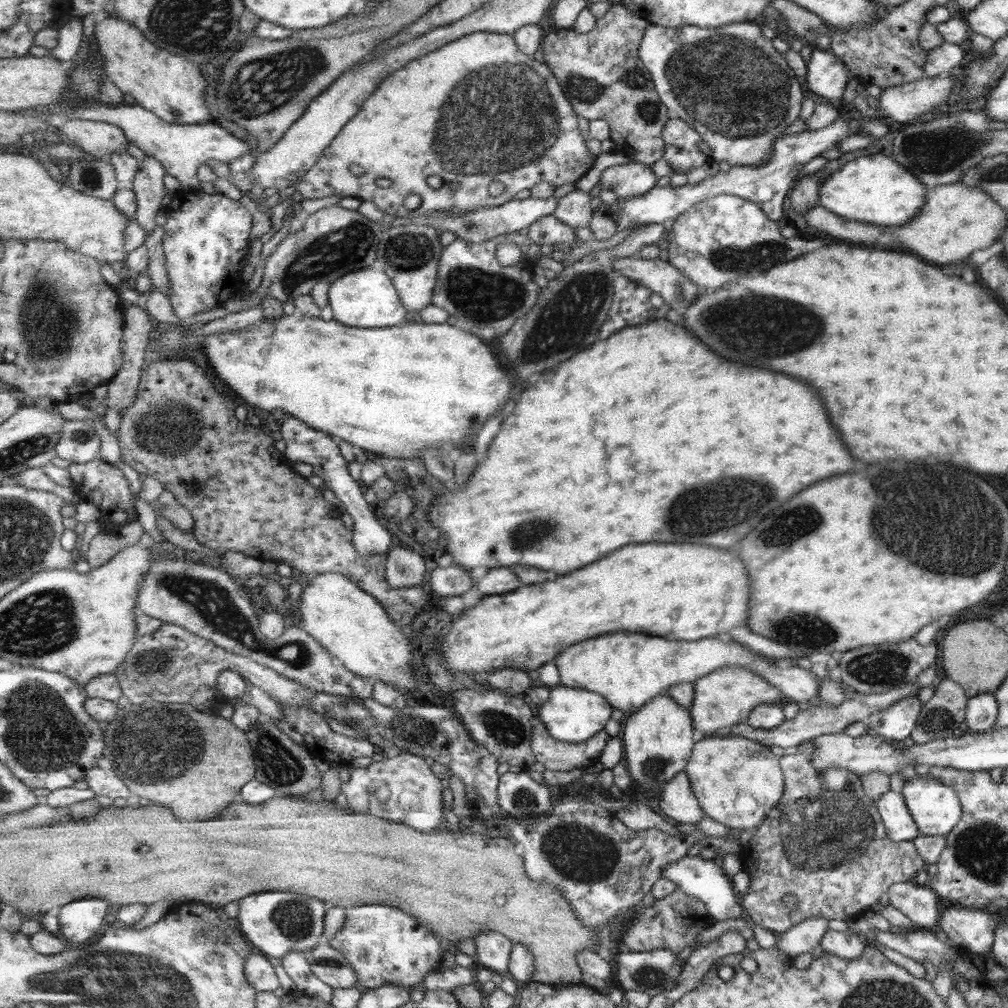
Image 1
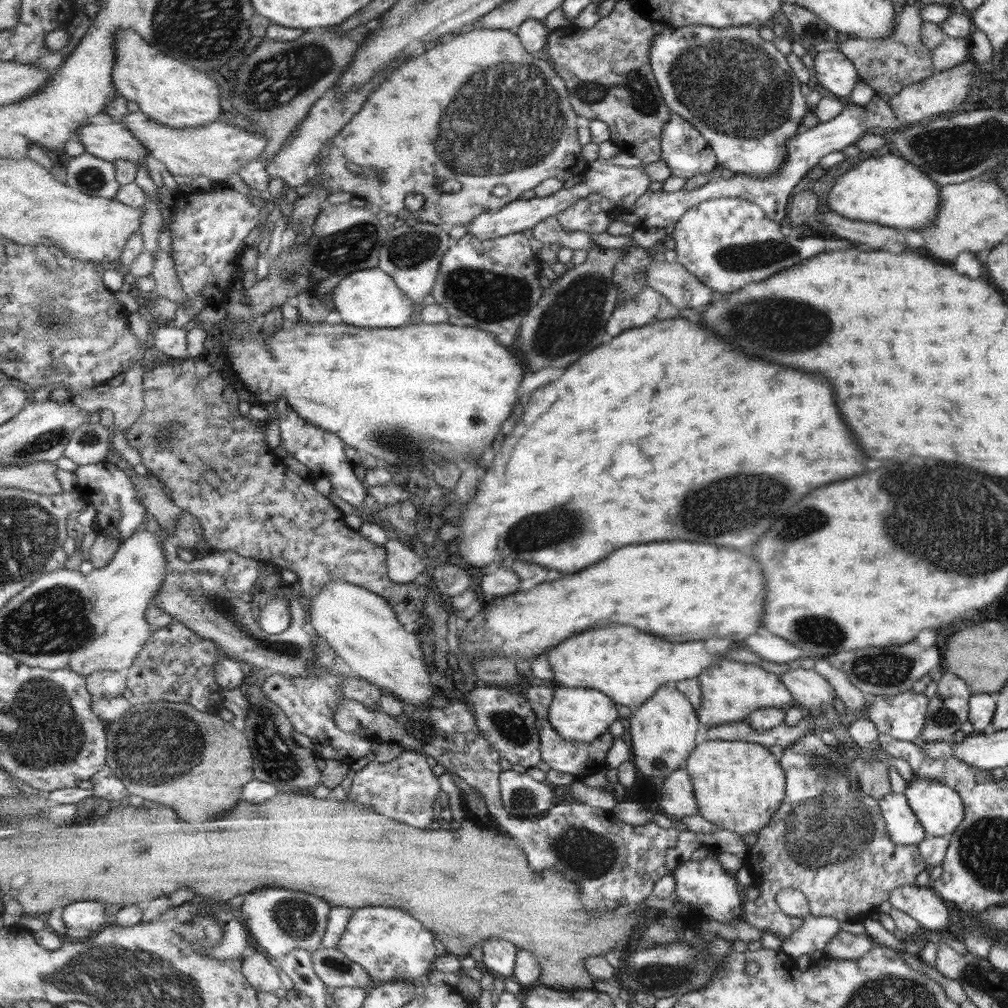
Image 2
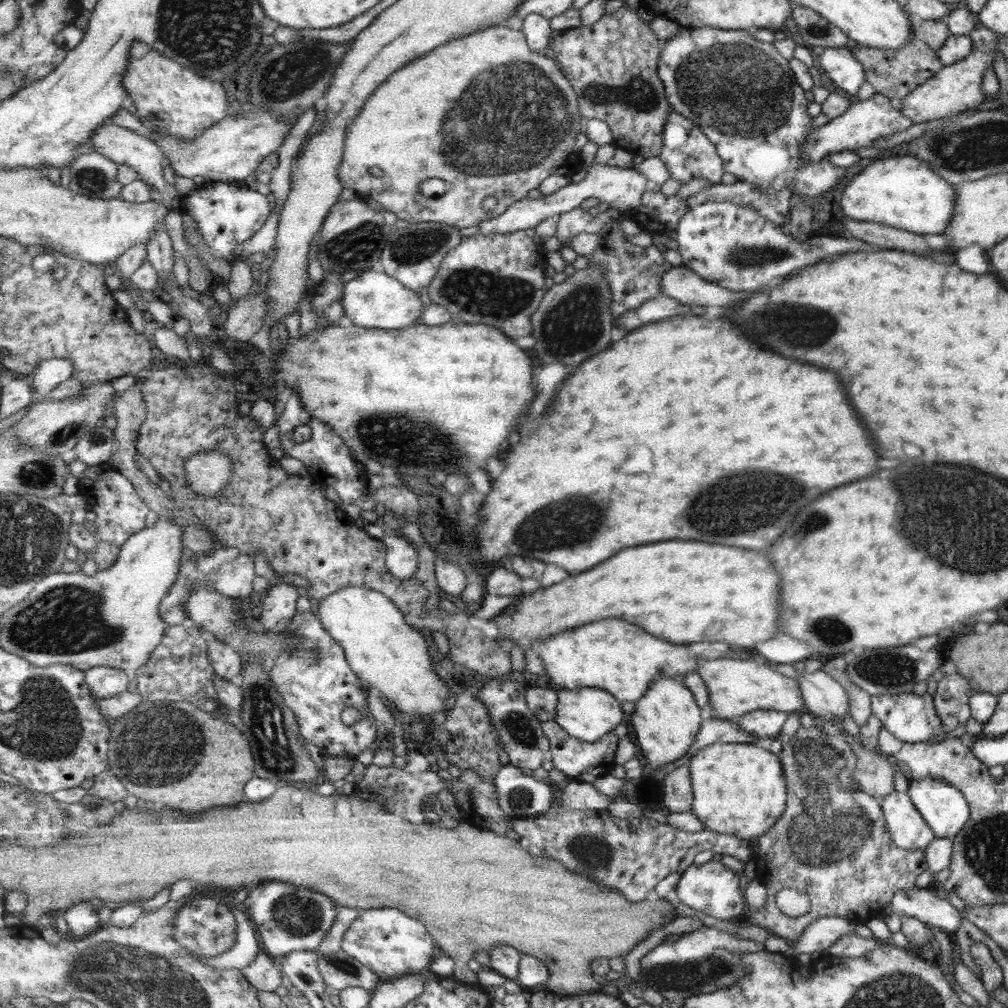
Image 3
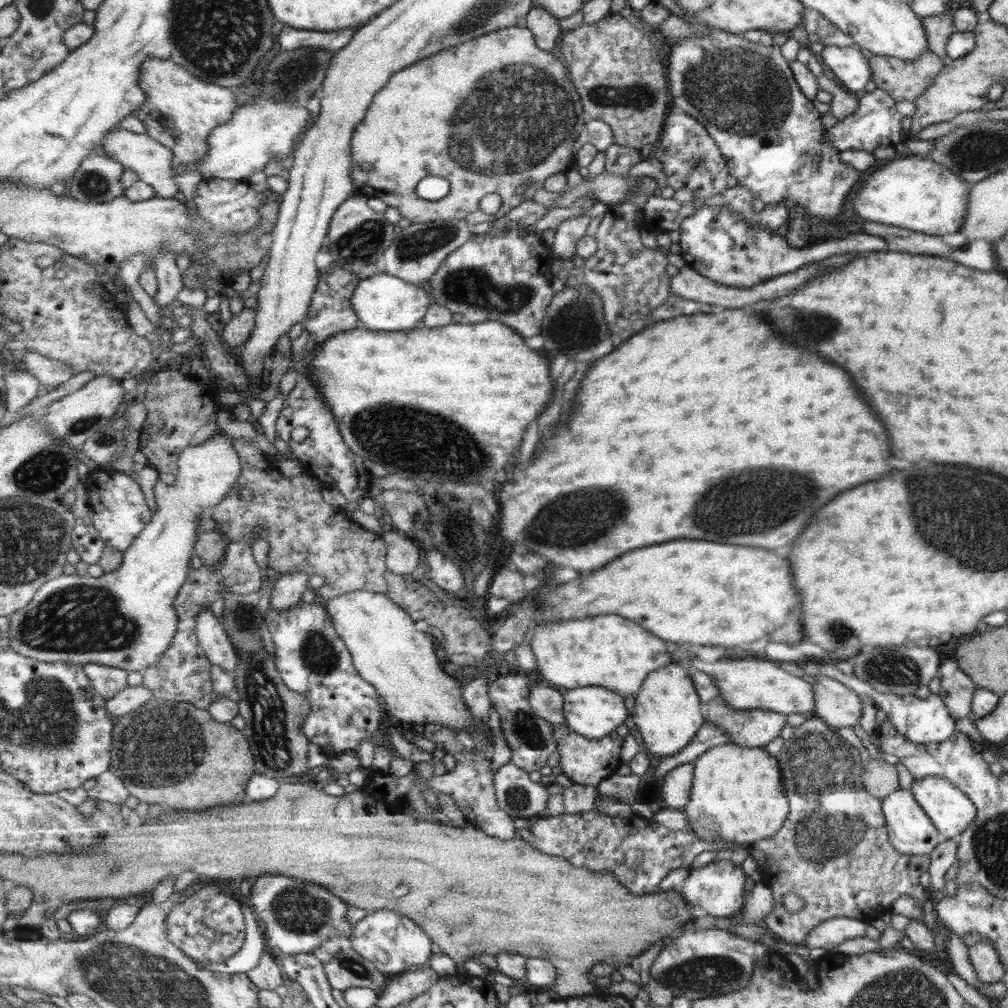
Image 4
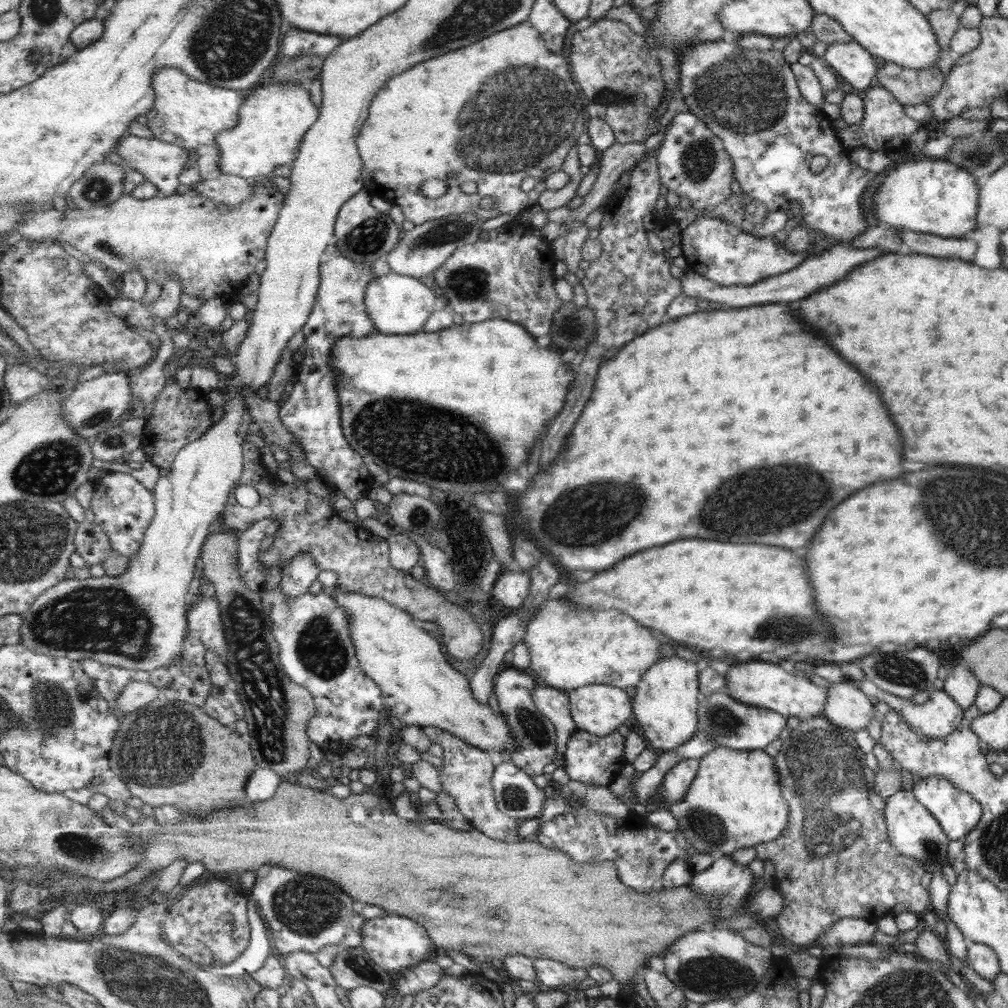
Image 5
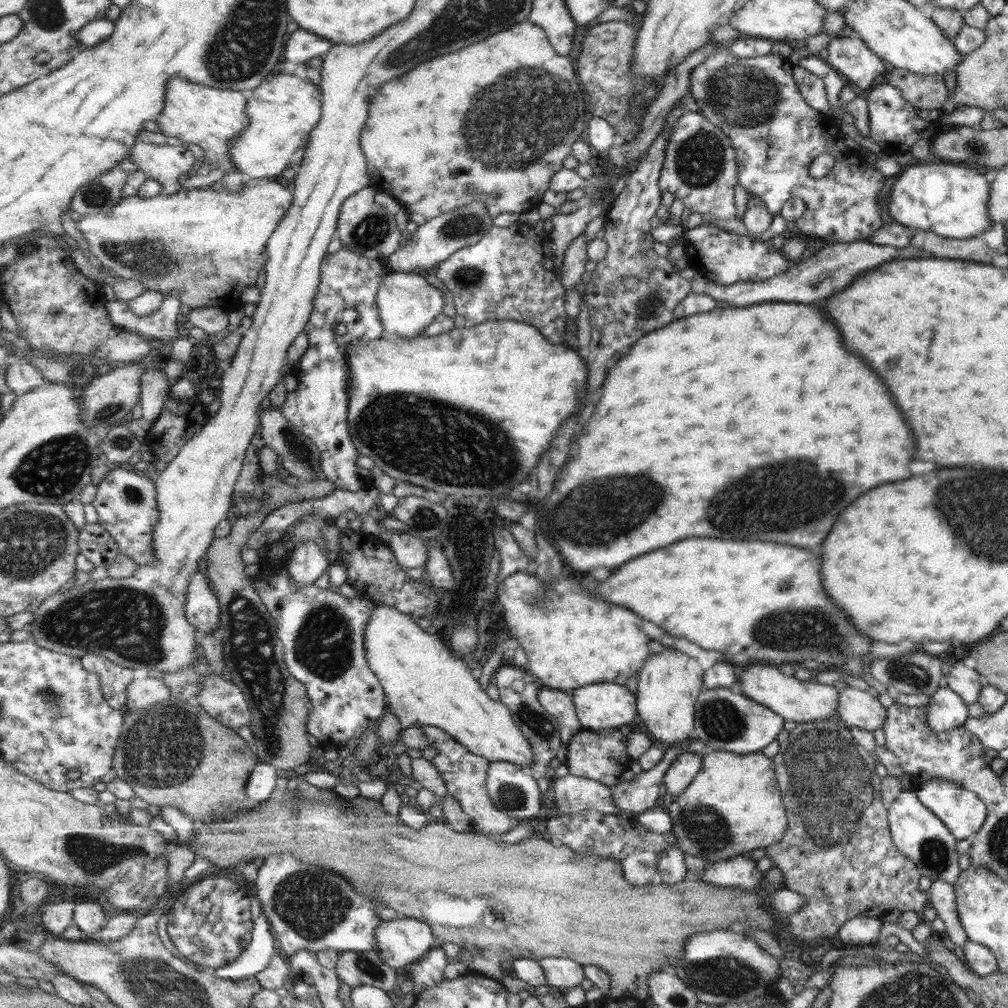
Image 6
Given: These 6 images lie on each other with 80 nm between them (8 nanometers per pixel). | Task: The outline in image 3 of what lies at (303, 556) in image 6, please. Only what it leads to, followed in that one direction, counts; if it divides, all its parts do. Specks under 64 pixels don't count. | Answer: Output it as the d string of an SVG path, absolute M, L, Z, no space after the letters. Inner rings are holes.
M287 578L272 587L262 599L259 618L264 628L271 633L285 630L298 613L297 600L301 595L303 589L294 586Z

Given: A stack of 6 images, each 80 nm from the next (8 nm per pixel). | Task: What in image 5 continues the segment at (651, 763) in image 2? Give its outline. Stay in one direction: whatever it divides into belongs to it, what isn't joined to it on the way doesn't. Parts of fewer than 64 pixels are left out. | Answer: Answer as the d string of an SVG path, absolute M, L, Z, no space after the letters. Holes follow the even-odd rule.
M665 657L649 668L635 688L633 713L653 750L665 753L677 749L699 731L700 671L698 663L693 660Z

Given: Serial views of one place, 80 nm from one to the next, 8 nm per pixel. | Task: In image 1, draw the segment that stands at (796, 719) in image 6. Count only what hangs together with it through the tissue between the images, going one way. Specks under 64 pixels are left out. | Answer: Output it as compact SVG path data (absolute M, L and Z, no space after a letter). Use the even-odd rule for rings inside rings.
M724 666L695 682L695 702L690 710L697 731L705 736L723 736L734 725L745 722L749 712L757 706L785 701L784 694L755 671L744 666Z

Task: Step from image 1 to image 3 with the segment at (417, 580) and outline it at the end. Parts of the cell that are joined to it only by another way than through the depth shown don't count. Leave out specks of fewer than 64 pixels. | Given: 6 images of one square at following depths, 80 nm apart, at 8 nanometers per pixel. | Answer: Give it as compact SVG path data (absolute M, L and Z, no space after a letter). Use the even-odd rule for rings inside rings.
M387 532L382 541L388 547L386 562L389 572L401 580L413 578L419 570L416 546L400 532Z

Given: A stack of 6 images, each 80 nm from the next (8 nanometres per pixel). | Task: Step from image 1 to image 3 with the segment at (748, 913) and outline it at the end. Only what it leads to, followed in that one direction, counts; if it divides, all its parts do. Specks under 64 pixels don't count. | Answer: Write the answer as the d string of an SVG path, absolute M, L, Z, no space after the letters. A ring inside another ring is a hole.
M815 724L815 726L810 728L803 728L802 726L799 726L793 736L789 737L787 742L784 742L781 754L778 756L778 758L781 760L781 767L785 771L785 810L781 818L776 822L776 825L773 826L771 830L765 834L761 834L760 837L757 837L755 840L750 842L753 848L752 858L755 860L757 866L756 878L758 878L762 885L766 888L766 899L762 909L755 910L746 907L746 912L743 918L746 923L752 923L753 925L760 926L761 928L764 928L769 934L782 938L787 942L795 941L796 938L800 936L805 926L807 926L812 920L815 920L816 918L837 916L839 918L846 918L853 924L858 925L864 924L869 919L881 915L885 904L891 900L893 894L895 894L898 890L912 889L914 887L914 878L917 878L917 875L921 874L921 872L925 872L926 868L928 867L926 865L926 860L922 850L907 850L895 846L891 842L889 834L886 830L884 816L882 810L880 809L880 803L878 799L870 797L869 794L865 794L865 791L859 789L856 780L852 778L852 770L854 769L854 765L857 762L855 755L853 755L853 750L849 749L849 745L847 745L841 736L828 736L827 734L823 733L823 731L821 732L818 725L819 724ZM782 888L800 890L808 896L810 909L807 911L807 914L793 918L792 916L783 914L775 906L775 893Z

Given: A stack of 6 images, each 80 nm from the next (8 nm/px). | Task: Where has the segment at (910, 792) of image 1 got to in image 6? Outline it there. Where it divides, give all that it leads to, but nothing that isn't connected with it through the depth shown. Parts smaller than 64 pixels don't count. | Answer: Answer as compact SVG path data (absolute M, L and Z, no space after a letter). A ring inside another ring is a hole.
M933 777L915 786L914 793L918 801L947 827L957 841L971 838L987 818L986 806L981 799L974 792L965 790L952 782Z

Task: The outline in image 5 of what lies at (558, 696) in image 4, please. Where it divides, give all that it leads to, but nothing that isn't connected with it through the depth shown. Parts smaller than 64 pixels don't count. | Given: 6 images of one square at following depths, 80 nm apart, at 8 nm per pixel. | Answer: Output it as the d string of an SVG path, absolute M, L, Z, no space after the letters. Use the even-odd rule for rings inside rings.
M546 685L533 686L533 701L537 709L545 714L557 730L557 753L564 755L571 734L579 731L579 726L571 713L571 700L566 691Z

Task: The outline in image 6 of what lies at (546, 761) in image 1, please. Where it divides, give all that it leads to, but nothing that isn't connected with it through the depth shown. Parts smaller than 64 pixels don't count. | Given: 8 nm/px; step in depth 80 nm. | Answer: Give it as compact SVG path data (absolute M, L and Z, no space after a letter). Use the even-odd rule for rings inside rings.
M583 729L568 745L565 764L567 771L575 776L603 781L603 784L614 788L621 782L623 772L630 770L633 761L627 753L627 743L628 735L621 734L618 729L609 729L604 733Z

